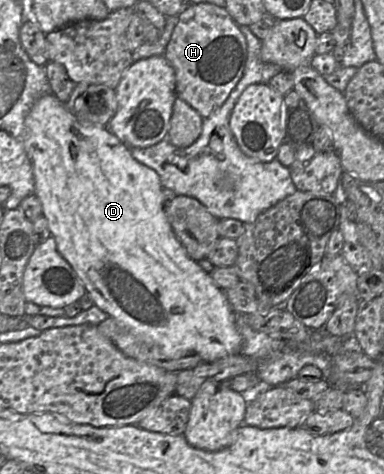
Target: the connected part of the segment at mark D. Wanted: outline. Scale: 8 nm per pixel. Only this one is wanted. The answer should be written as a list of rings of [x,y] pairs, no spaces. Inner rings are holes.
[[[53,93],[46,94],[35,102],[25,118],[24,125],[24,144],[32,164],[35,180],[33,194],[41,202],[42,214],[48,222],[48,227],[55,239],[58,252],[76,272],[94,304],[133,333],[143,339],[149,339],[169,358],[197,354],[201,358],[201,362],[210,363],[240,353],[242,337],[236,326],[237,314],[231,308],[224,290],[217,286],[209,273],[204,271],[197,261],[188,256],[173,232],[164,210],[163,187],[158,174],[135,160],[131,155],[130,147],[121,142],[107,127],[81,125],[67,110],[65,103],[58,100]]]

